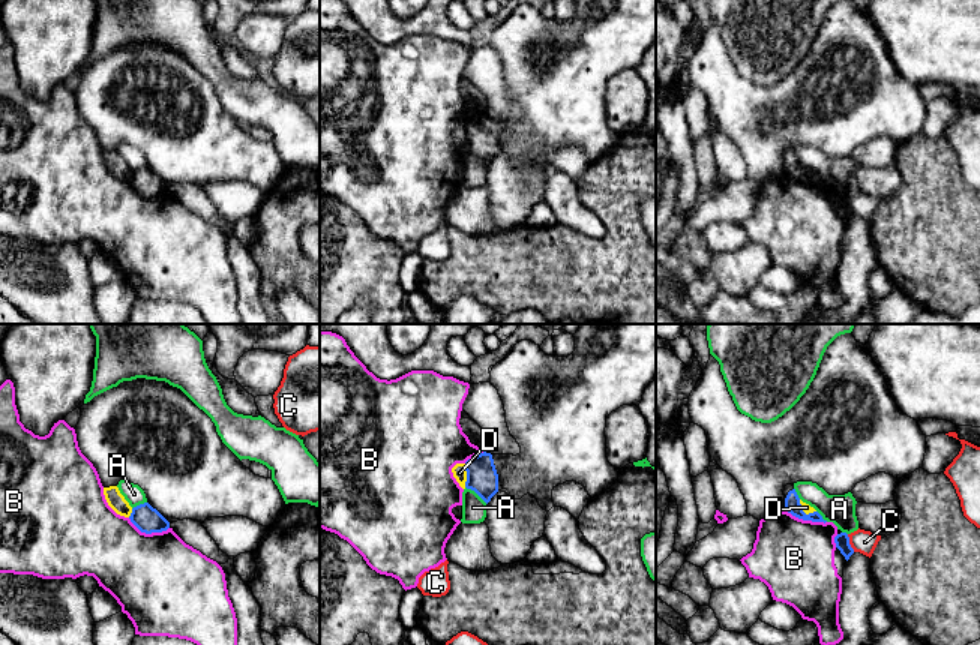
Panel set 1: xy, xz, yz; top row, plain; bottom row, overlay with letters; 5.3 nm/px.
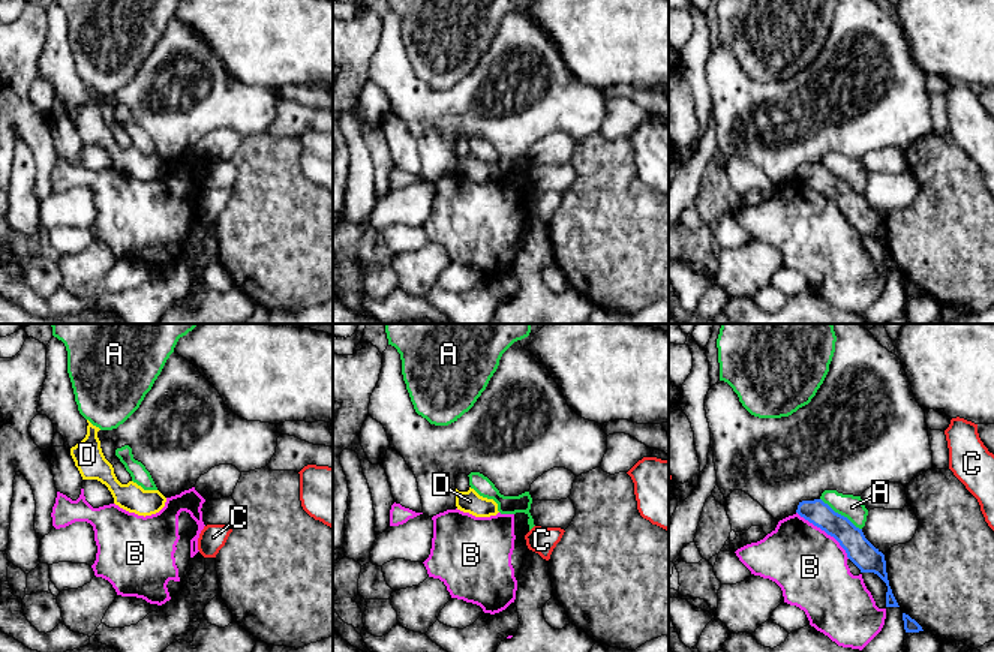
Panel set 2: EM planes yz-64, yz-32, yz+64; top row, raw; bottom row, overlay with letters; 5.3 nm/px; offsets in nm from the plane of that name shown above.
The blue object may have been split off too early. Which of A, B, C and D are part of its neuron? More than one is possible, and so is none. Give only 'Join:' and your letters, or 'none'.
Join: none

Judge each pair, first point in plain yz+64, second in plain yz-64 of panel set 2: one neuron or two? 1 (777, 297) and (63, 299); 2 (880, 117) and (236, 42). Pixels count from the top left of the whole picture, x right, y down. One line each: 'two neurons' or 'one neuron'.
1: two neurons
2: two neurons

